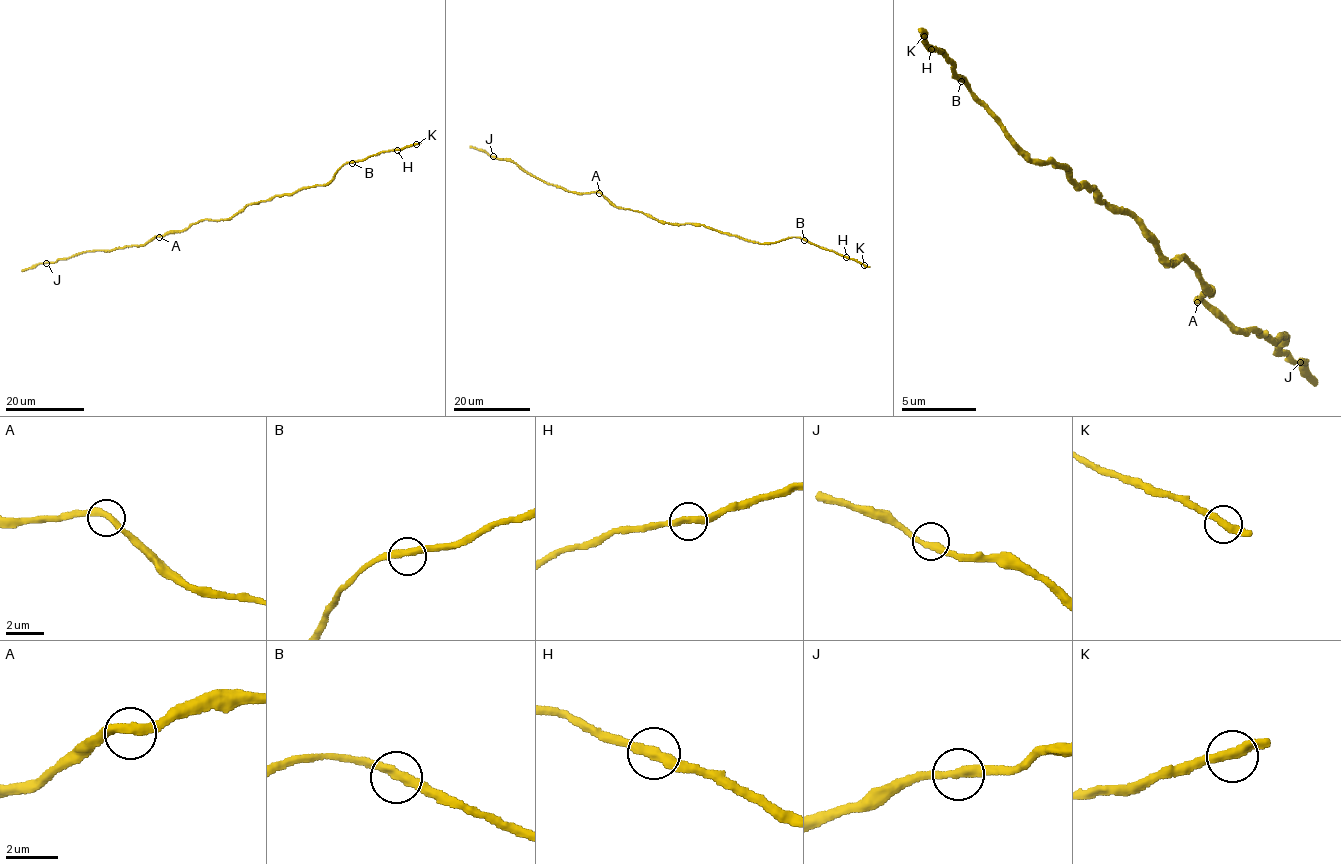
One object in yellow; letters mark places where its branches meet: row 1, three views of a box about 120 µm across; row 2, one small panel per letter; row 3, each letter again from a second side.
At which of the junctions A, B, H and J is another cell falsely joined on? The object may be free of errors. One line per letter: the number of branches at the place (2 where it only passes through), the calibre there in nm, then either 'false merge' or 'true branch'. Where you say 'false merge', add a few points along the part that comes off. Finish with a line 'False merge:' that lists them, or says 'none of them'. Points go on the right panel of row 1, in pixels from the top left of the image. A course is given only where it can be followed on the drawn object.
A: 2 | 360 nm | true branch
B: 2 | 360 nm | true branch
H: 2 | 360 nm | true branch
J: 2 | 360 nm | true branch
False merge: none of them

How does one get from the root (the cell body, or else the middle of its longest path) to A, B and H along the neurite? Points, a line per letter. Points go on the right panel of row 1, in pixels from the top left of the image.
A: (1162, 256), (1171, 263), (1190, 257), (1208, 290), (1214, 287), (1208, 284), (1197, 302)
B: (1162, 256), (1131, 216), (1093, 200), (1096, 188), (1073, 190), (1070, 171), (1030, 163), (961, 81)
H: (1162, 256), (1131, 216), (1093, 200), (1096, 188), (1073, 190), (1070, 171), (1030, 163), (933, 50)

